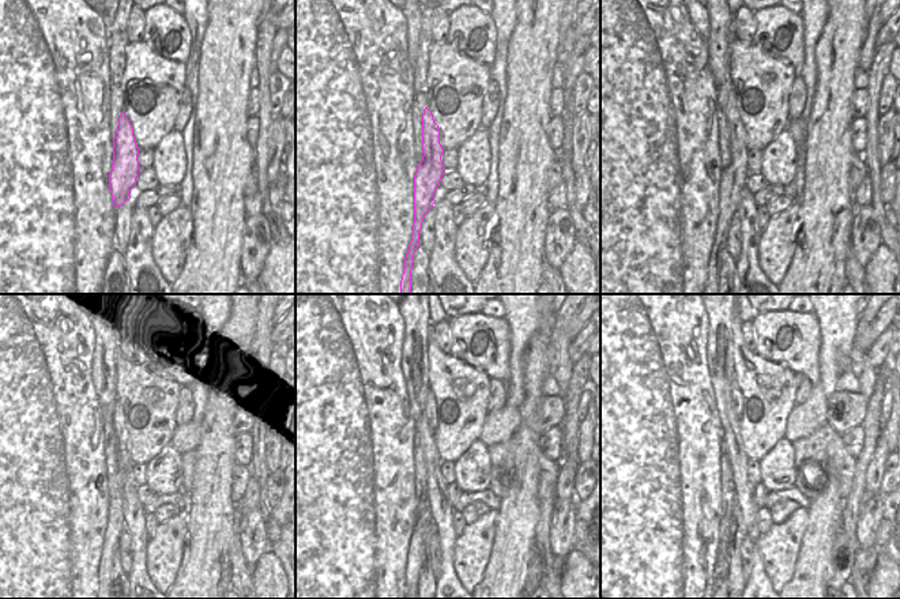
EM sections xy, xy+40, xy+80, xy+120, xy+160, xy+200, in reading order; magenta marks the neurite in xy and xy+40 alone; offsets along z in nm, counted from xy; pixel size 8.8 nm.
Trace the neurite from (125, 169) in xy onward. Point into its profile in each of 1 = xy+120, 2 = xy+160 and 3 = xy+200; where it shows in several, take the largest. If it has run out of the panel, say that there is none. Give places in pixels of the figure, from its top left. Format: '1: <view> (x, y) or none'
1: xy+120 (115, 528)
2: xy+160 (415, 556)
3: xy+200 (735, 394)

